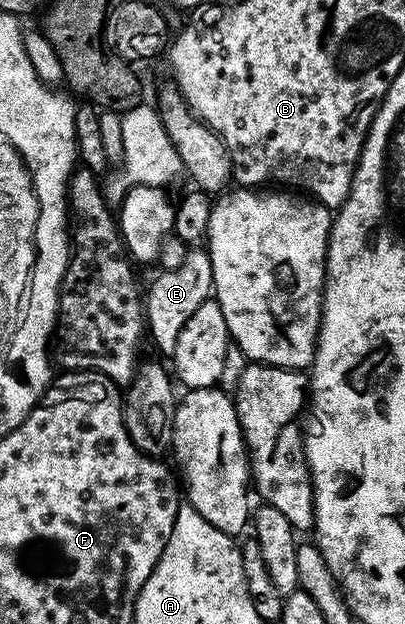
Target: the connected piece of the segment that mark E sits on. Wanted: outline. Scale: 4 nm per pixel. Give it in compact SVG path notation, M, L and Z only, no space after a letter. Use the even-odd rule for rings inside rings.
M188 249L185 264L172 270L160 269L159 275L151 282L151 287L145 290L145 330L155 341L155 346L167 356L174 355L177 348L177 336L181 336L181 328L189 324L193 312L201 308L213 294L213 264L206 249Z

